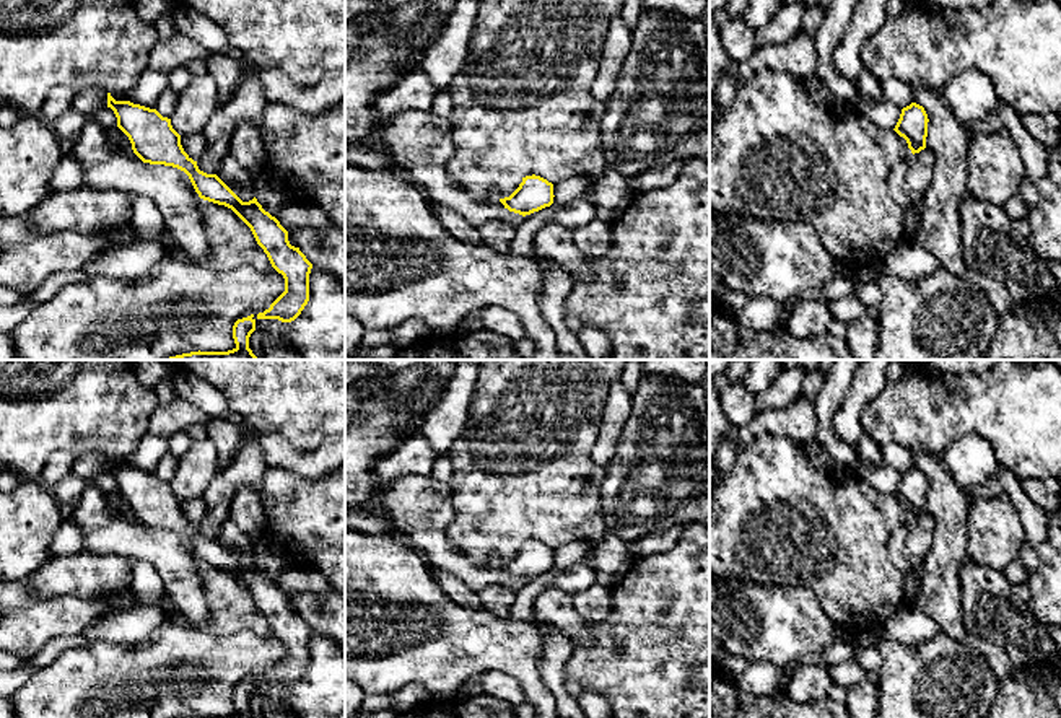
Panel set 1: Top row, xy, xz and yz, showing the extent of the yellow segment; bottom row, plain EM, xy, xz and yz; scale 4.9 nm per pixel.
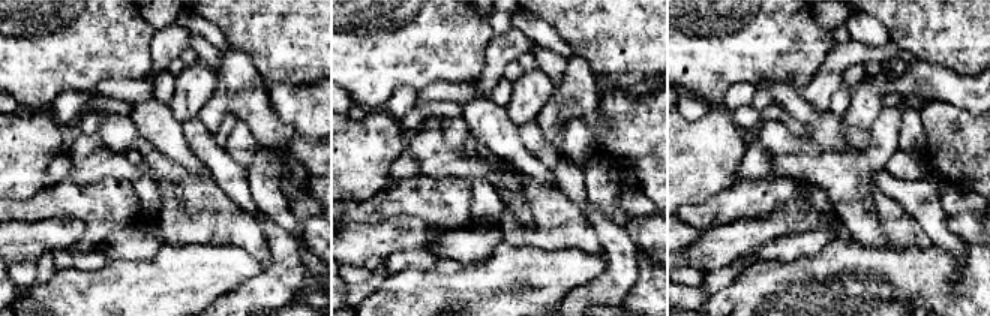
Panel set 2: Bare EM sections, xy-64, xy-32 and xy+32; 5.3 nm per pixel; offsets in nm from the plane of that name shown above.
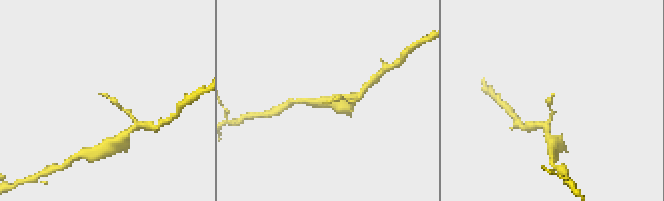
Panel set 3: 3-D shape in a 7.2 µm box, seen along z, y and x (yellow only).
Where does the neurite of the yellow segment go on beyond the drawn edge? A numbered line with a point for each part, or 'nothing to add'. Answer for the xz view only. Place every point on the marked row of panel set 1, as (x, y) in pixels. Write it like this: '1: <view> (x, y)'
nothing to add

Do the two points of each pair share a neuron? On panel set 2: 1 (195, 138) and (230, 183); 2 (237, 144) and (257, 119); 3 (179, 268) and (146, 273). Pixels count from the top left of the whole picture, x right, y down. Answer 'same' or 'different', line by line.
1: same
2: different
3: same

